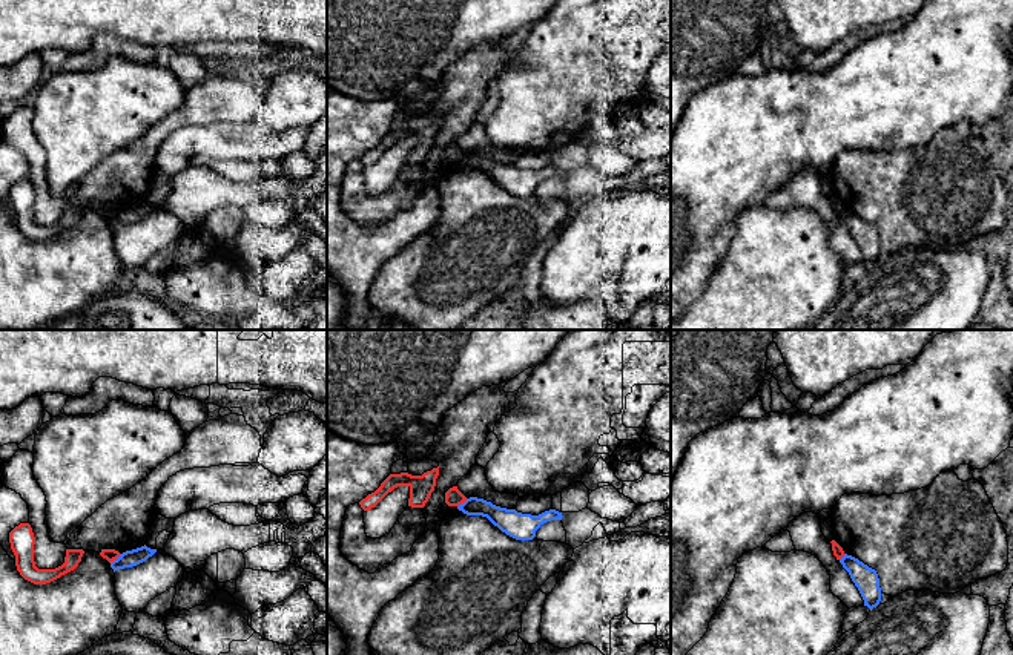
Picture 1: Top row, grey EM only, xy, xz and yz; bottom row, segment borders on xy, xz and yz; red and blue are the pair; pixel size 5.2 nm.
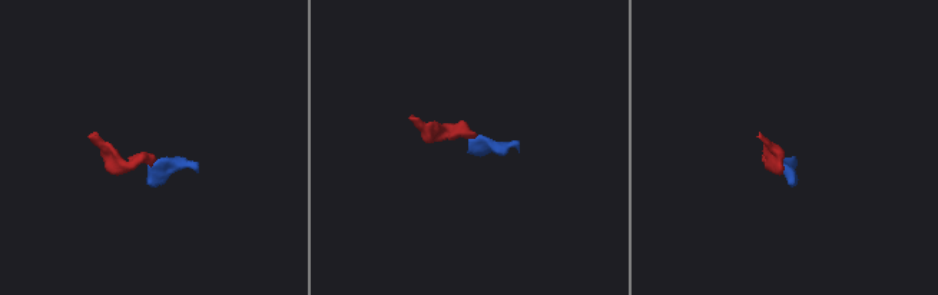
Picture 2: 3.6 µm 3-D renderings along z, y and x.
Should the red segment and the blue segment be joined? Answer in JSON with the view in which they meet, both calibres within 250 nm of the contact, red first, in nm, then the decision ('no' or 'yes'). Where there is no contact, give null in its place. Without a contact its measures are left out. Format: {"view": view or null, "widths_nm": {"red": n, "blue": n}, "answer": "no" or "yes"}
{"view": "xy", "widths_nm": {"red": 60, "blue": 90}, "answer": "no"}

